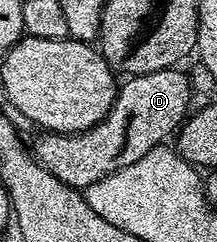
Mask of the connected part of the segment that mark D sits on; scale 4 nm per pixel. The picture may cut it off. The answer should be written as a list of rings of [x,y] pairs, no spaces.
[[[178,67],[160,69],[156,73],[131,75],[119,86],[118,95],[114,98],[112,109],[96,125],[87,131],[78,131],[74,135],[57,133],[39,134],[39,139],[32,143],[32,154],[52,177],[60,177],[68,186],[75,189],[91,187],[96,181],[124,169],[124,165],[132,165],[132,161],[140,161],[144,153],[152,153],[152,149],[163,146],[166,139],[175,134],[186,122],[190,107],[190,79]]]

